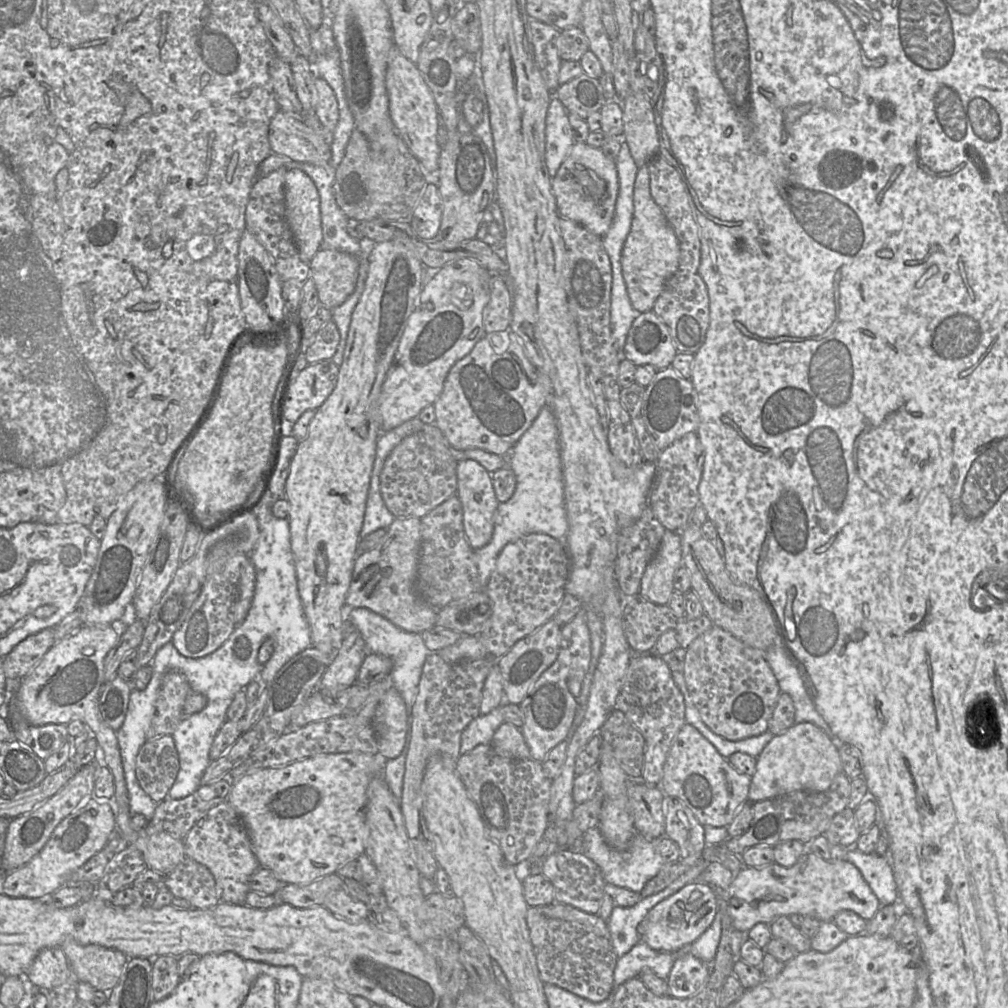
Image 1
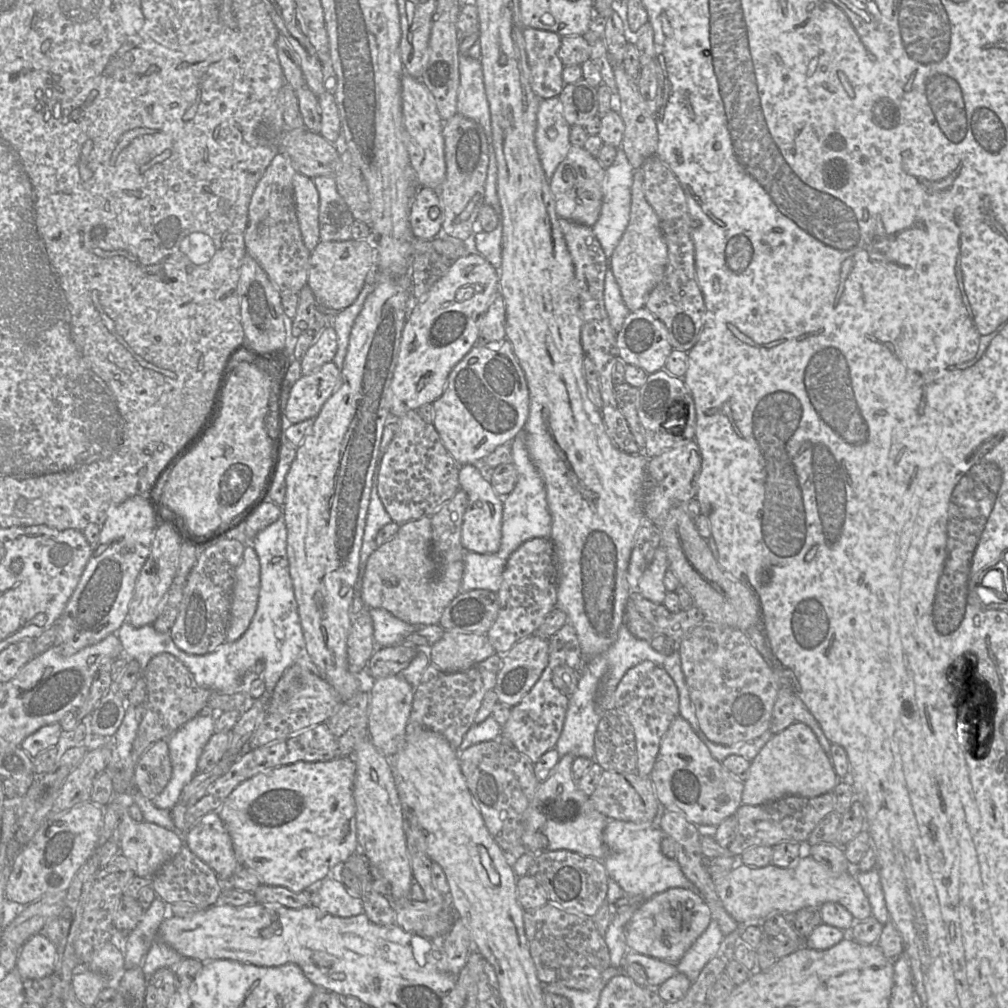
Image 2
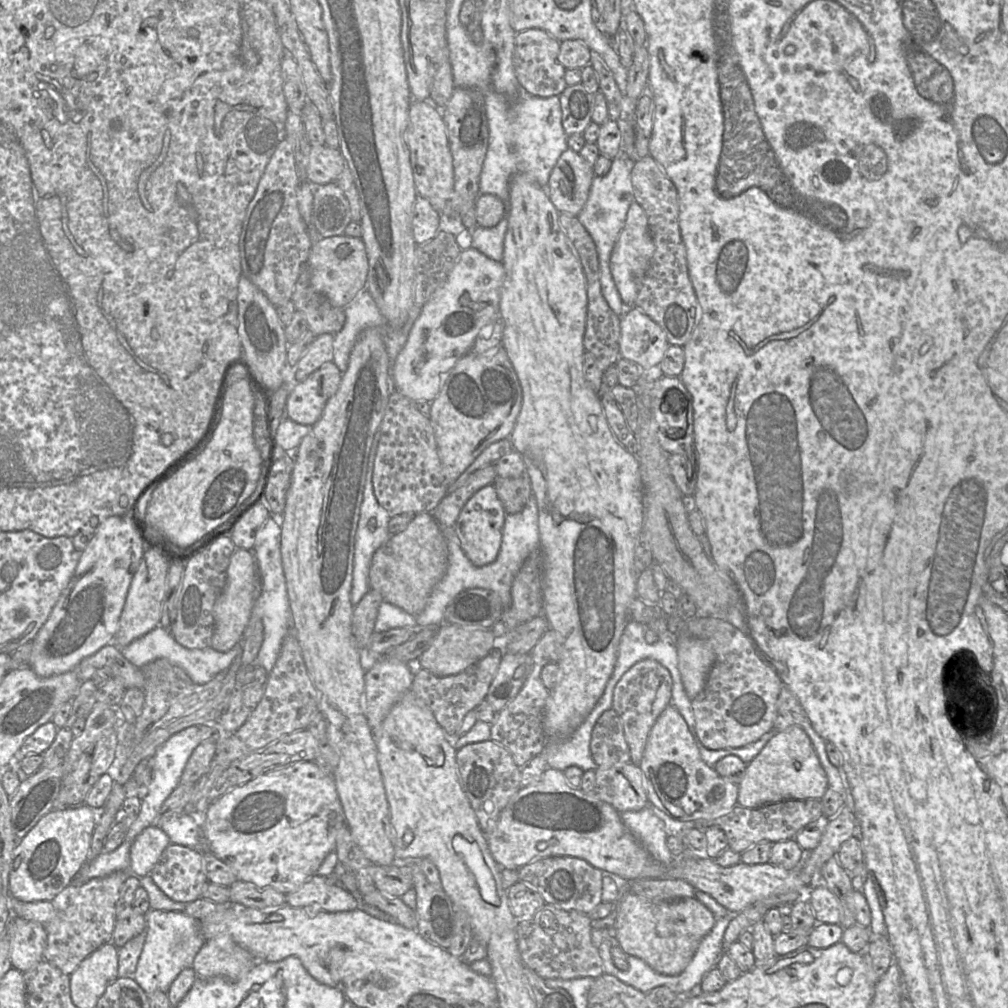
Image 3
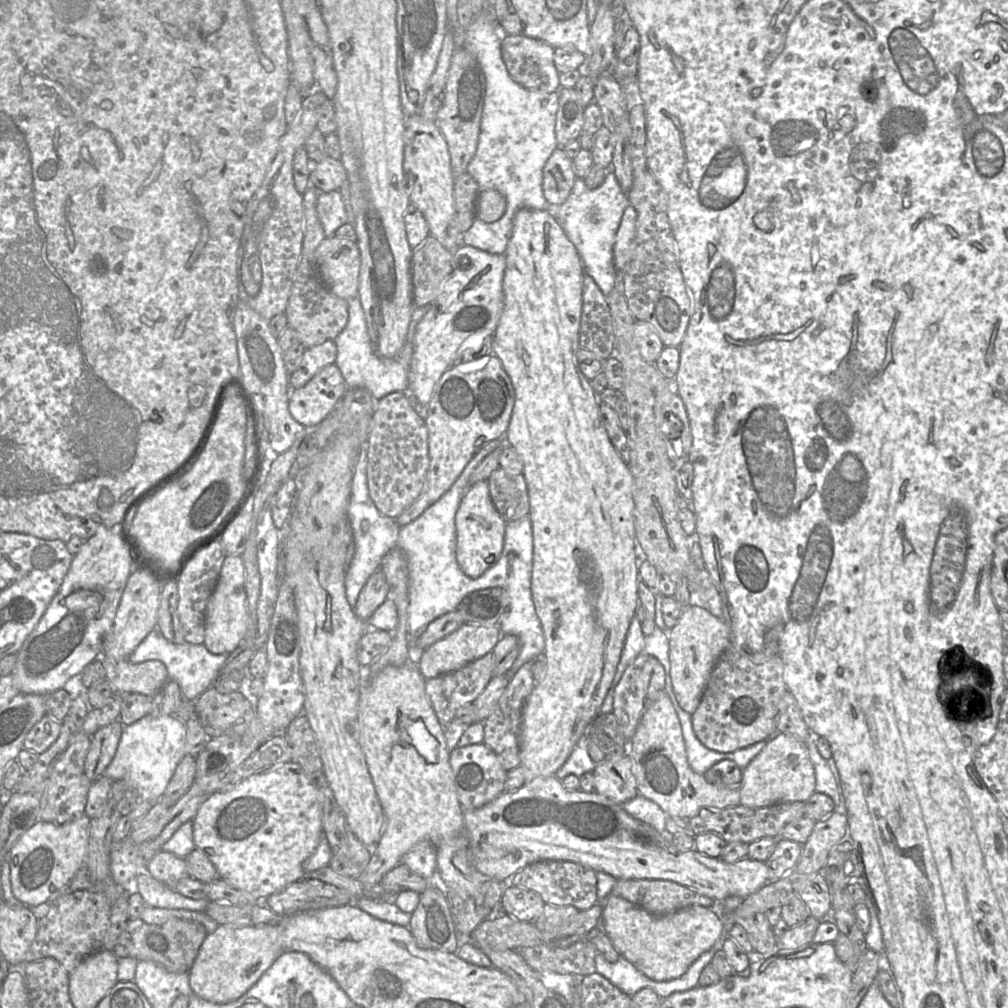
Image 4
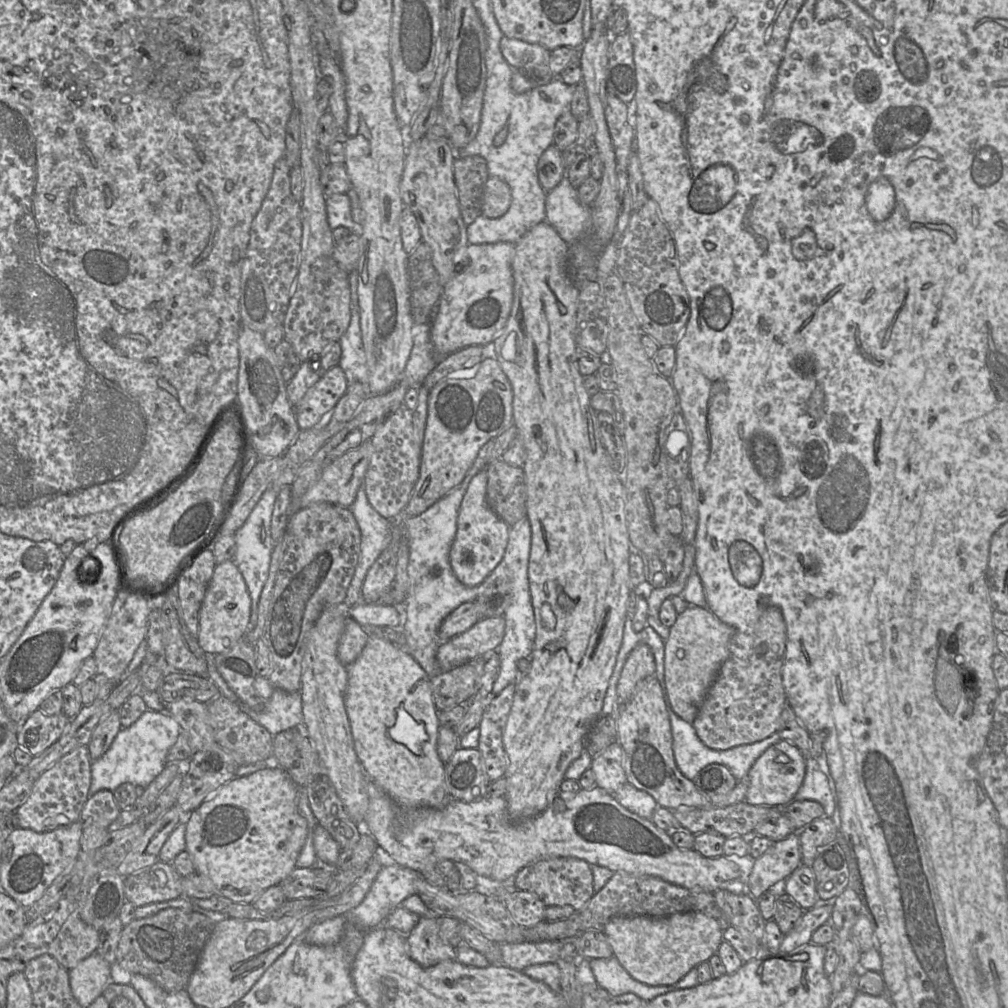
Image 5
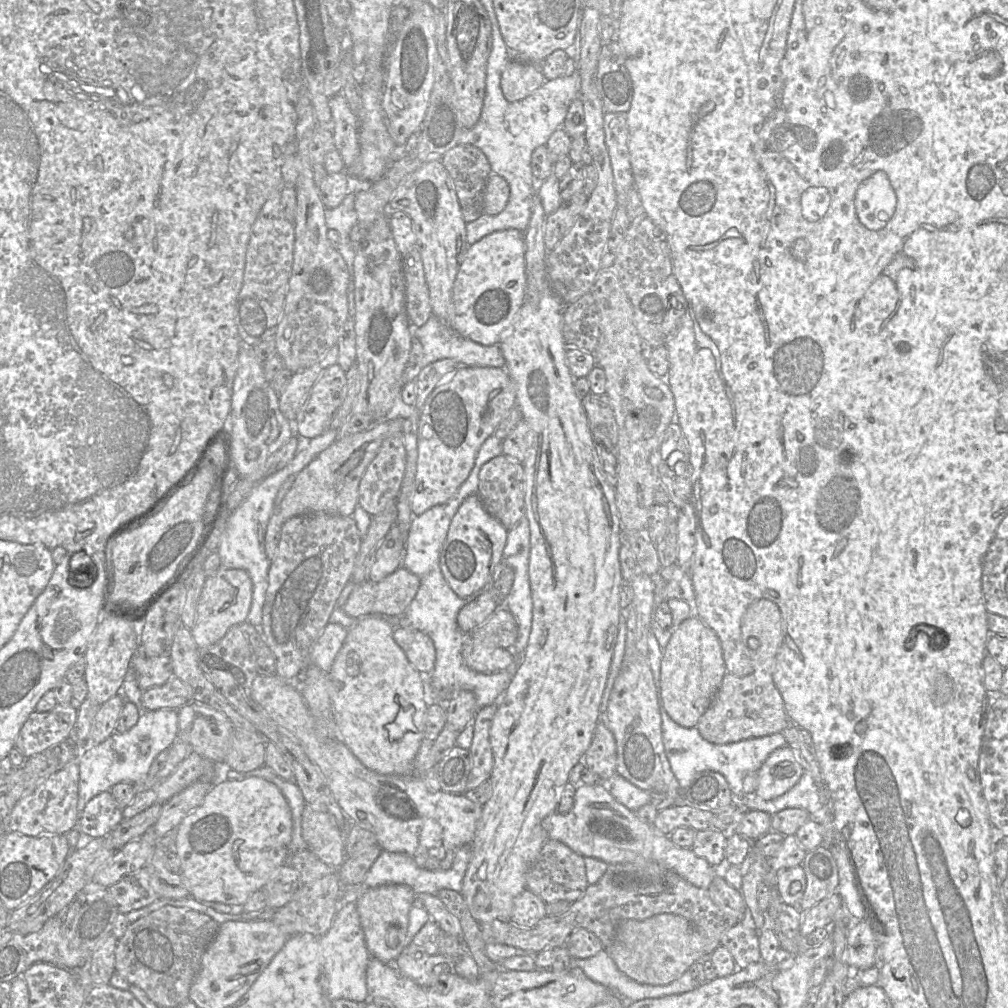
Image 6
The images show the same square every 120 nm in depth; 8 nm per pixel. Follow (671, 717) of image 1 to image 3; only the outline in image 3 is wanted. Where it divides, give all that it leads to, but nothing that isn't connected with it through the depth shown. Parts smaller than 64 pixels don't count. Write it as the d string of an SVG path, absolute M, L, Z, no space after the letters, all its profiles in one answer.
M644 659L634 664L614 688L612 709L622 720L631 762L636 765L642 760L651 728L660 714L671 704L672 687L673 682L668 669L654 659Z

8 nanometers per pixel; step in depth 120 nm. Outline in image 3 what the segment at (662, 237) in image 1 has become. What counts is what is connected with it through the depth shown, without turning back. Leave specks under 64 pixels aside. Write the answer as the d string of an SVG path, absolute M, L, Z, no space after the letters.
M633 201L610 257L610 272L626 307L635 306L641 281L649 268L654 251L655 246L650 235L646 213L636 201Z

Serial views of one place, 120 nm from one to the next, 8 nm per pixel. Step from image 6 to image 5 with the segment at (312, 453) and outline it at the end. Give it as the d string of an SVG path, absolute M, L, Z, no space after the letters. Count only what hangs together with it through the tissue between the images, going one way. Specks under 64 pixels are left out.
M272 486L266 489L246 522L234 534L236 551L233 561L241 572L251 597L251 612L248 630L252 629L257 623L258 602L269 574L272 551L275 546L271 537L271 519L274 503L280 489L281 488L273 488Z

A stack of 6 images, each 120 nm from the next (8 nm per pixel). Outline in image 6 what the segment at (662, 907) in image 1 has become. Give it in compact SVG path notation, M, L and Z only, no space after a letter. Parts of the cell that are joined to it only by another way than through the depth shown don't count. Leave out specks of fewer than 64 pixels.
M669 913L642 921L622 921L613 942L605 950L622 973L648 985L667 985L687 972L693 963L711 959L704 953L704 939L694 925L679 915Z

